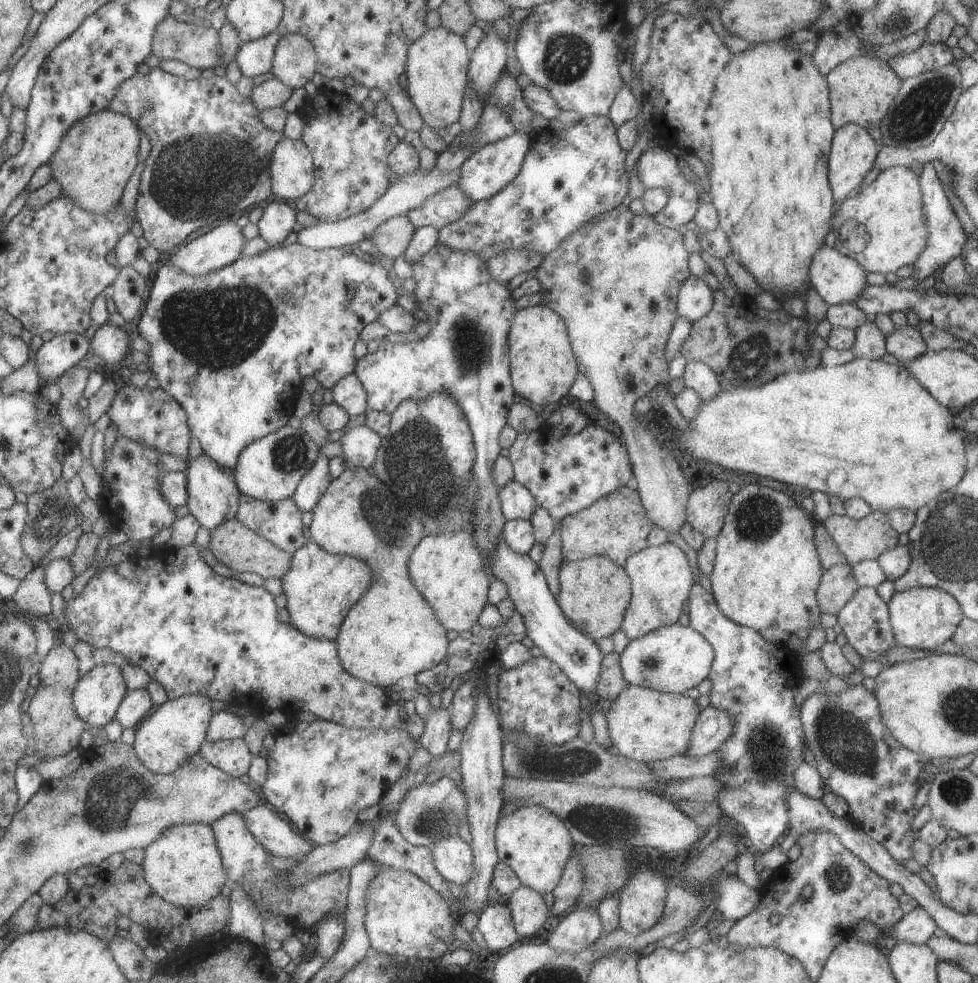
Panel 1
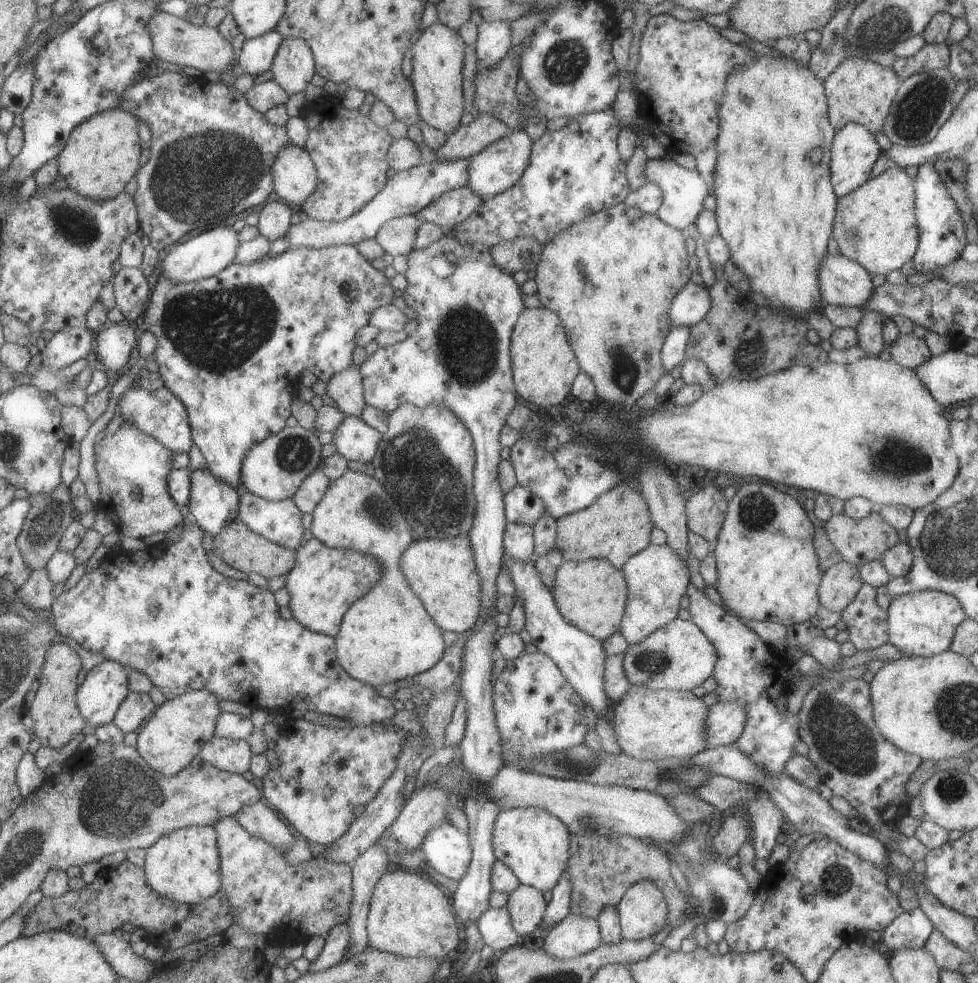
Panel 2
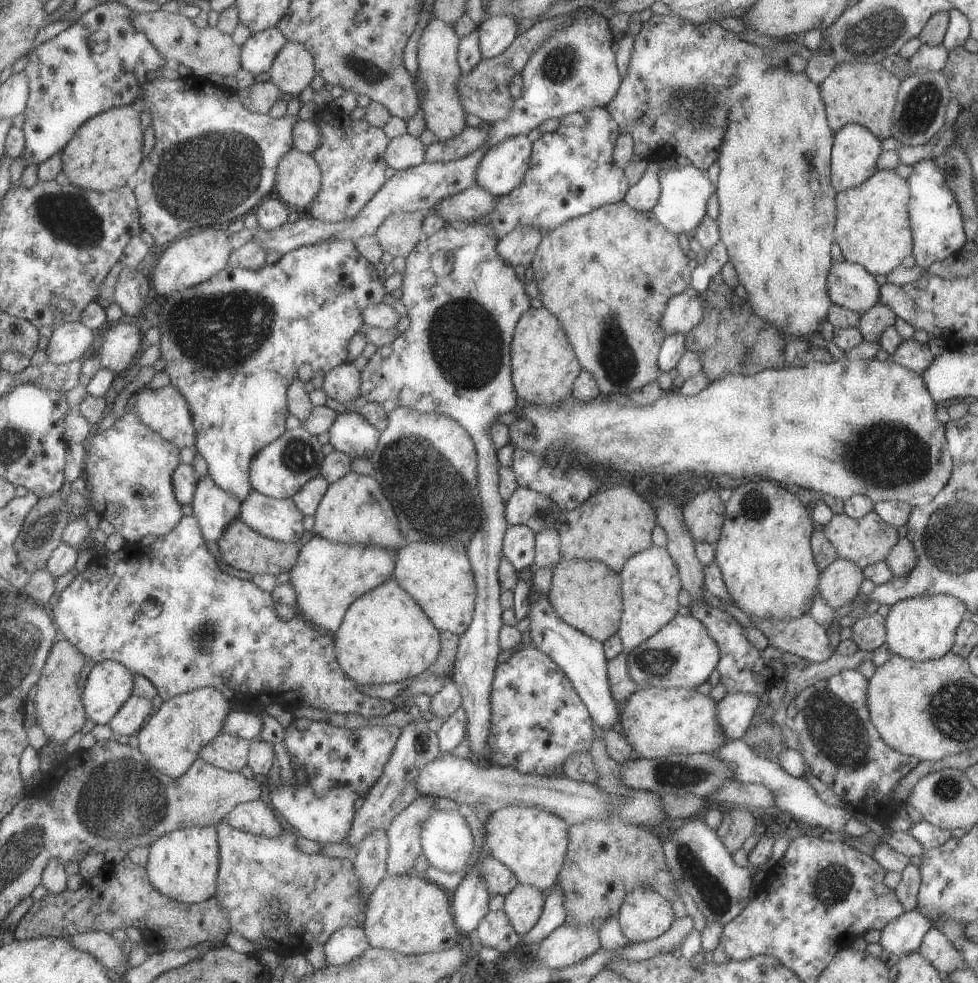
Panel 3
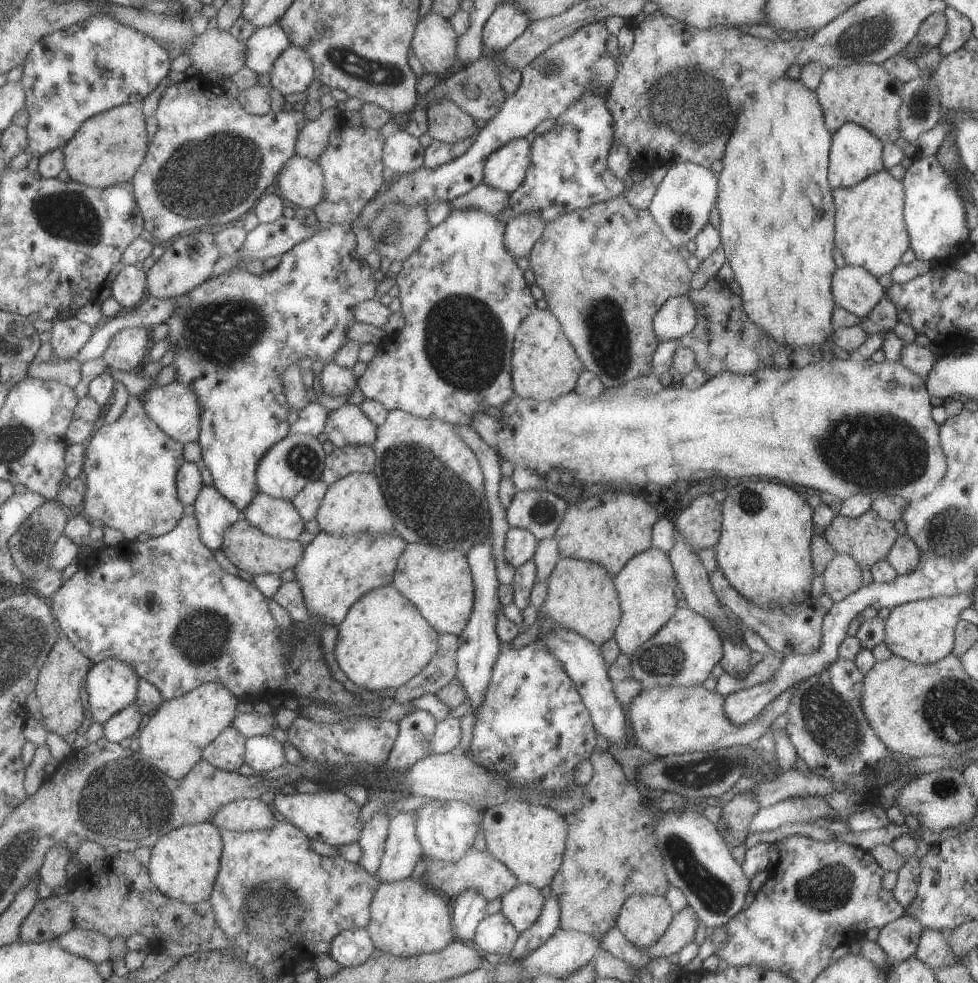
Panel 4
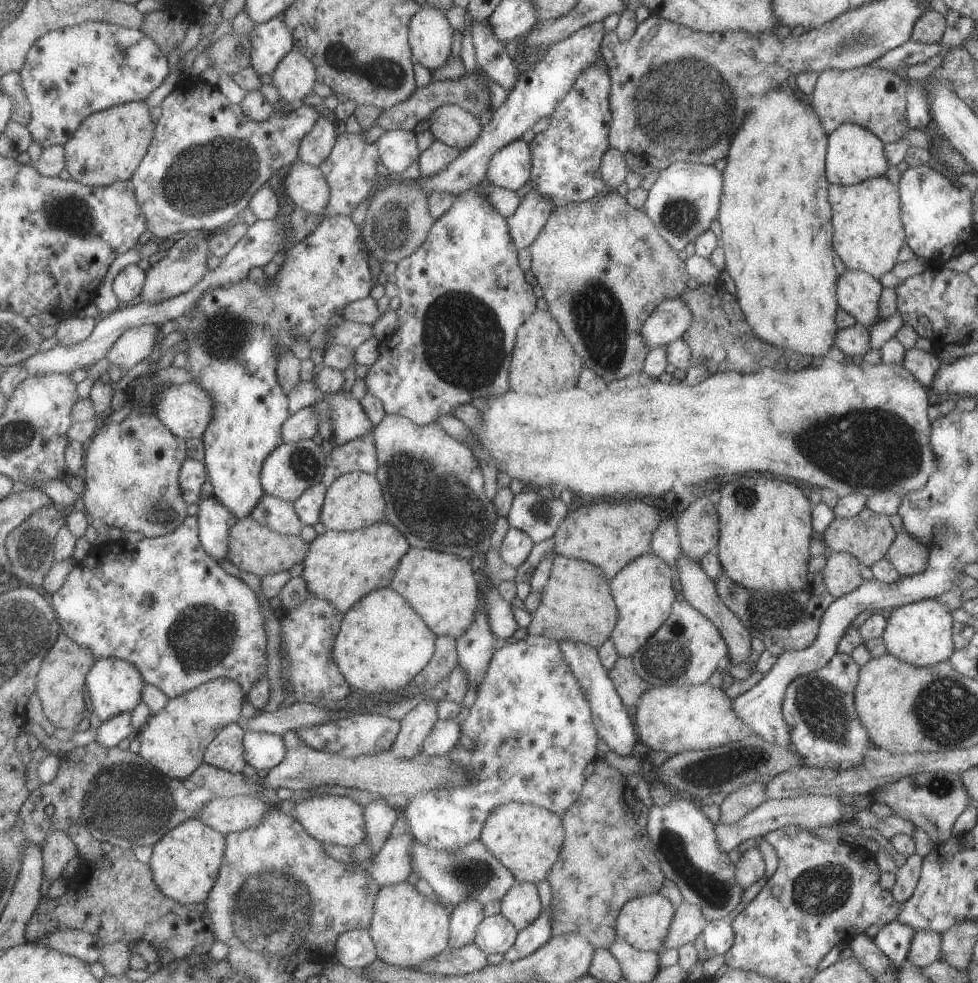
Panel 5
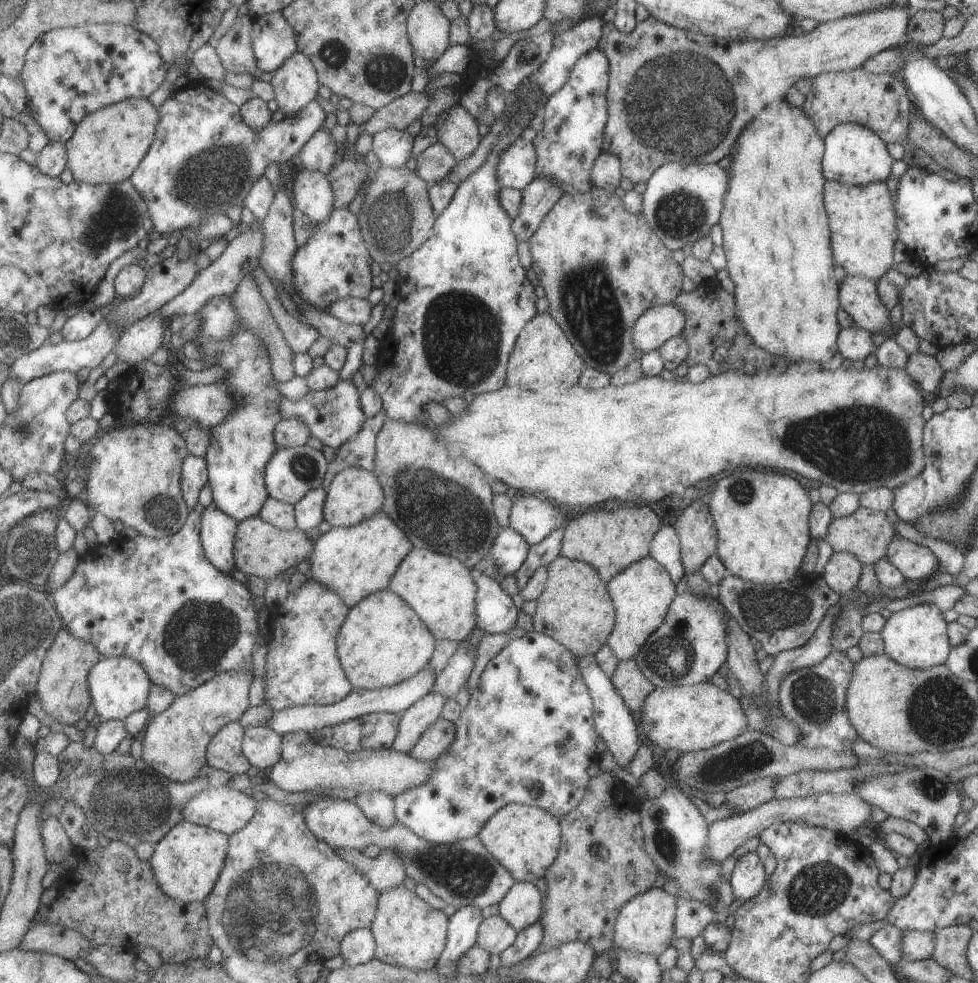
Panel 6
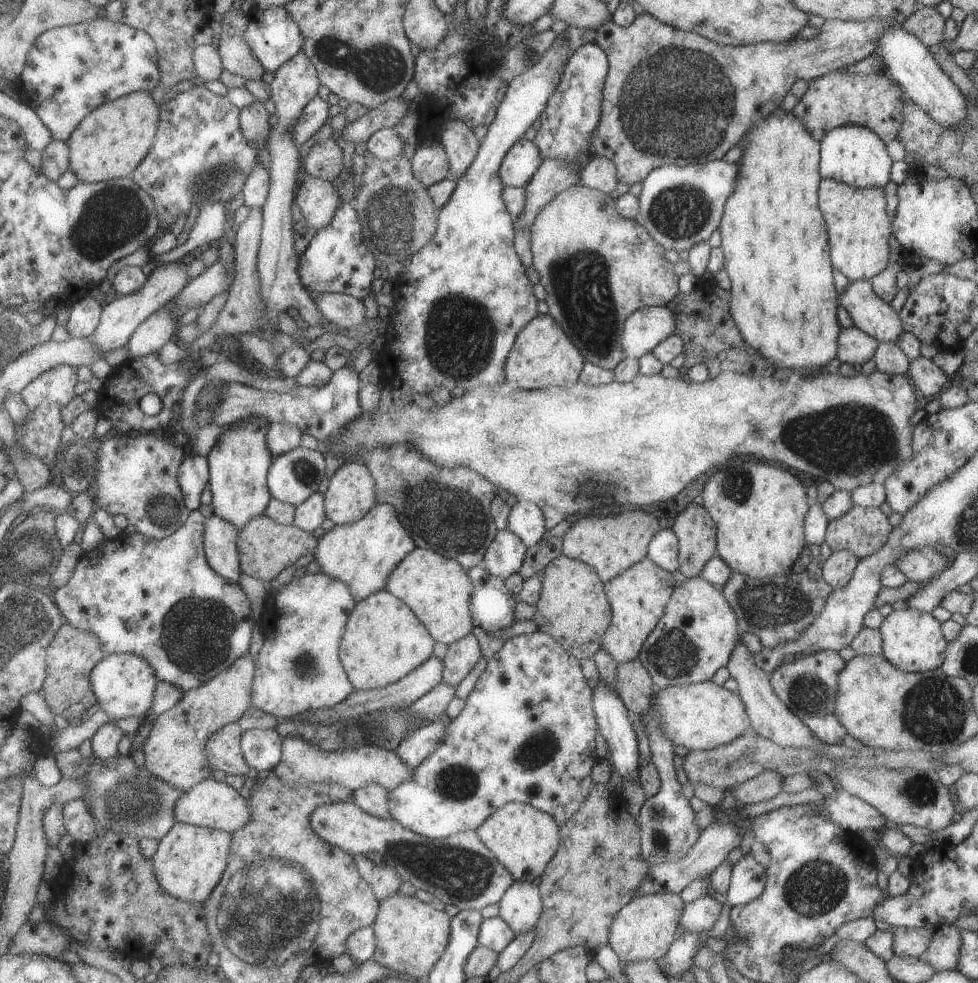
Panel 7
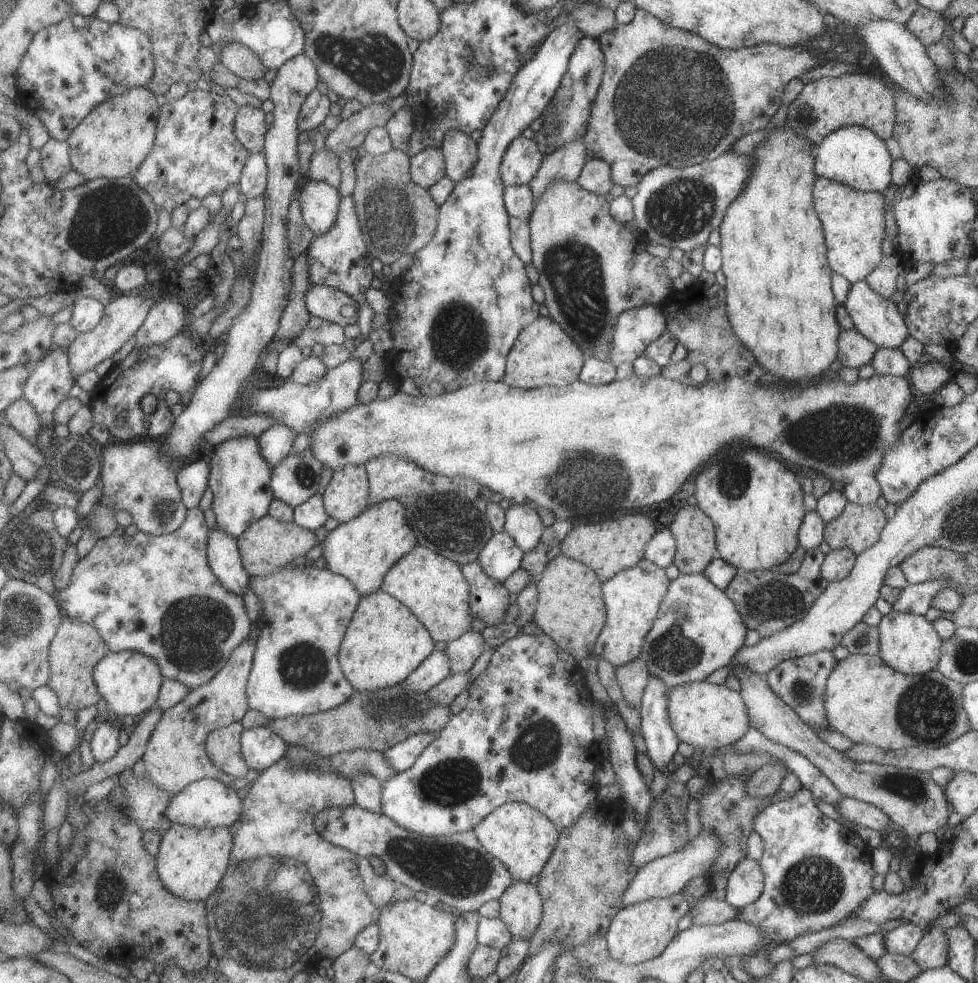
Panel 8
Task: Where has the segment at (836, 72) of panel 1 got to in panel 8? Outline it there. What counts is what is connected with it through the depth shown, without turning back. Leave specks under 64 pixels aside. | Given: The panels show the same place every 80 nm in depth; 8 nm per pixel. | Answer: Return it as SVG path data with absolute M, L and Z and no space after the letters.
M867 71L855 75L819 77L805 82L799 96L788 104L786 122L815 146L831 131L851 125L865 127L886 141L892 137L896 123L894 92L895 89L888 88Z

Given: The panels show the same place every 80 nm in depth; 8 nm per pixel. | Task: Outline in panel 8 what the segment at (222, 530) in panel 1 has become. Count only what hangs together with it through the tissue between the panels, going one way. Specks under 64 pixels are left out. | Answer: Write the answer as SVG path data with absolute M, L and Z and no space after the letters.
M265 513L259 520L254 520L237 536L241 564L249 577L264 577L276 573L297 556L304 556L319 542L313 531L297 526L295 523L282 523Z

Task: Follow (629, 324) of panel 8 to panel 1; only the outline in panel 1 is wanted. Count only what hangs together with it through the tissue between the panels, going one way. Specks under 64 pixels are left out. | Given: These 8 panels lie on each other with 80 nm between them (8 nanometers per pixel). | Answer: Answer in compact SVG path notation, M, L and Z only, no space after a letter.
M690 274L680 286L676 296L678 317L688 318L691 322L704 317L712 307L713 293L702 277Z

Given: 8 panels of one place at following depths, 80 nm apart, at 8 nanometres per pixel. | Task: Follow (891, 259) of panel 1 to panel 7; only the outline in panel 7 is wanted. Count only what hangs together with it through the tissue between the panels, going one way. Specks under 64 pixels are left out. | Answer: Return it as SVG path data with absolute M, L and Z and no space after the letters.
M821 179L818 184L819 210L826 222L827 238L829 240L829 256L832 268L842 272L849 280L869 281L877 273L880 273L889 263L887 254L889 246L887 240L892 234L892 222L885 212L885 195L883 188L867 187L858 189L845 183L838 183L833 179Z

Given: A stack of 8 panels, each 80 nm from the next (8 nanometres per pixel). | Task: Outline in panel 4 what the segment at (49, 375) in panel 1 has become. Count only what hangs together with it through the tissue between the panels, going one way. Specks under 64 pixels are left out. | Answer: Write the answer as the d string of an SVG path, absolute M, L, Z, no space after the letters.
M75 316L67 317L52 323L50 328L50 345L52 356L59 360L69 359L89 340L92 328Z

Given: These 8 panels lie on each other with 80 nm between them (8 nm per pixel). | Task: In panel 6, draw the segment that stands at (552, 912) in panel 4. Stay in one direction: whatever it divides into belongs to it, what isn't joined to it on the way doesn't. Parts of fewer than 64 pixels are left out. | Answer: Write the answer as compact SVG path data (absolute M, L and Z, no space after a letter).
M539 919L533 924L530 924L527 928L520 930L516 934L513 944L505 948L503 952L500 952L501 966L511 966L533 954L536 948L541 944L542 932L542 924Z

